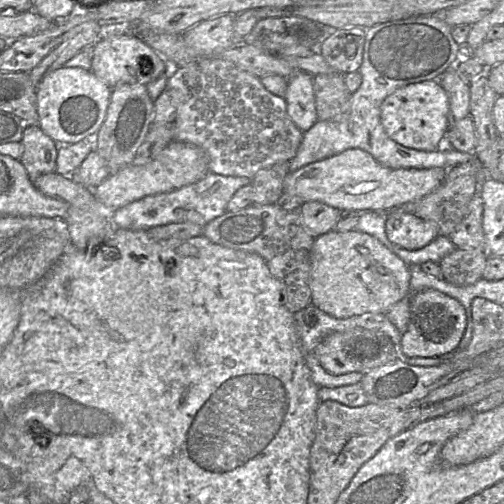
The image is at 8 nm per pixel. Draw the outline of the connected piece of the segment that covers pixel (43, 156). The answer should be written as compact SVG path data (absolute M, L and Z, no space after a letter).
M38 124L28 125L21 141L23 154L21 163L31 182L47 173L55 172L59 145Z

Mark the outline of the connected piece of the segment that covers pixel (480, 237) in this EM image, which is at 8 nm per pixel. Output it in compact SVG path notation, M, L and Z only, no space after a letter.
M477 192L469 203L468 213L458 228L449 236L456 248L486 251L482 224L483 199Z

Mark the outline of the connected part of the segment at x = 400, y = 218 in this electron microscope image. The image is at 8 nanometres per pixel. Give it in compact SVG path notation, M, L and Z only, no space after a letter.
M399 210L386 213L386 235L391 242L402 248L420 249L439 236L434 222Z

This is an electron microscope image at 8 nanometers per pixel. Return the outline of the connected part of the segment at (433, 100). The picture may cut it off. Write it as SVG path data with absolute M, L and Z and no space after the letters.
M435 80L398 88L381 104L381 122L388 136L397 143L422 151L435 151L446 140L449 130L448 95Z

